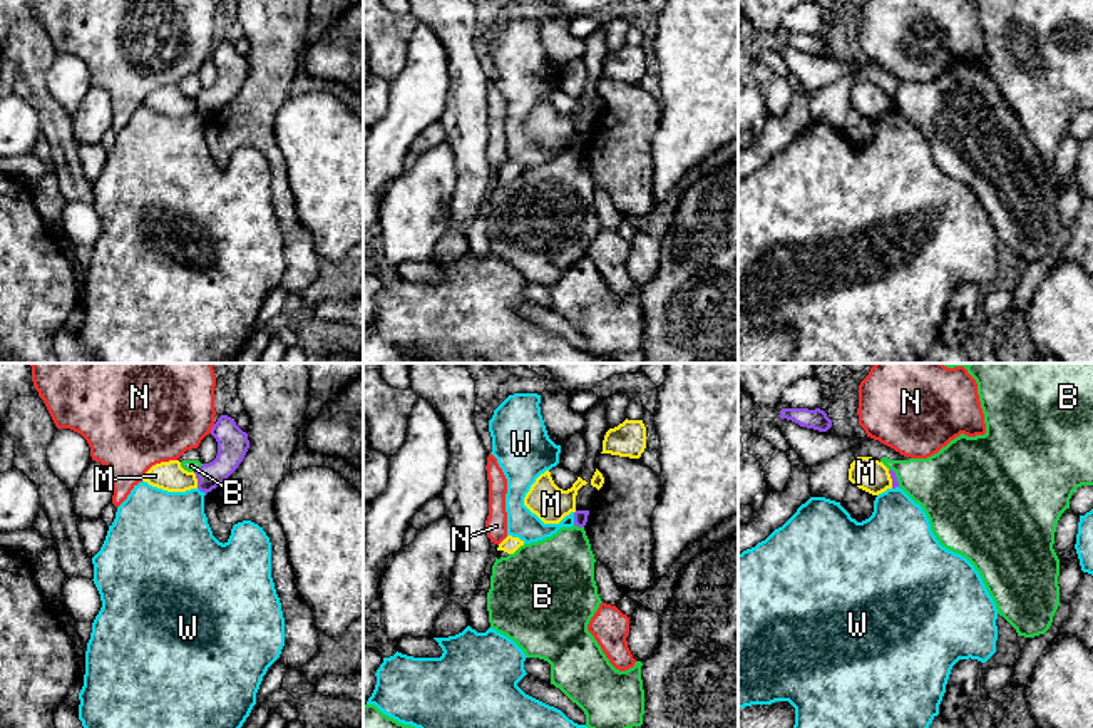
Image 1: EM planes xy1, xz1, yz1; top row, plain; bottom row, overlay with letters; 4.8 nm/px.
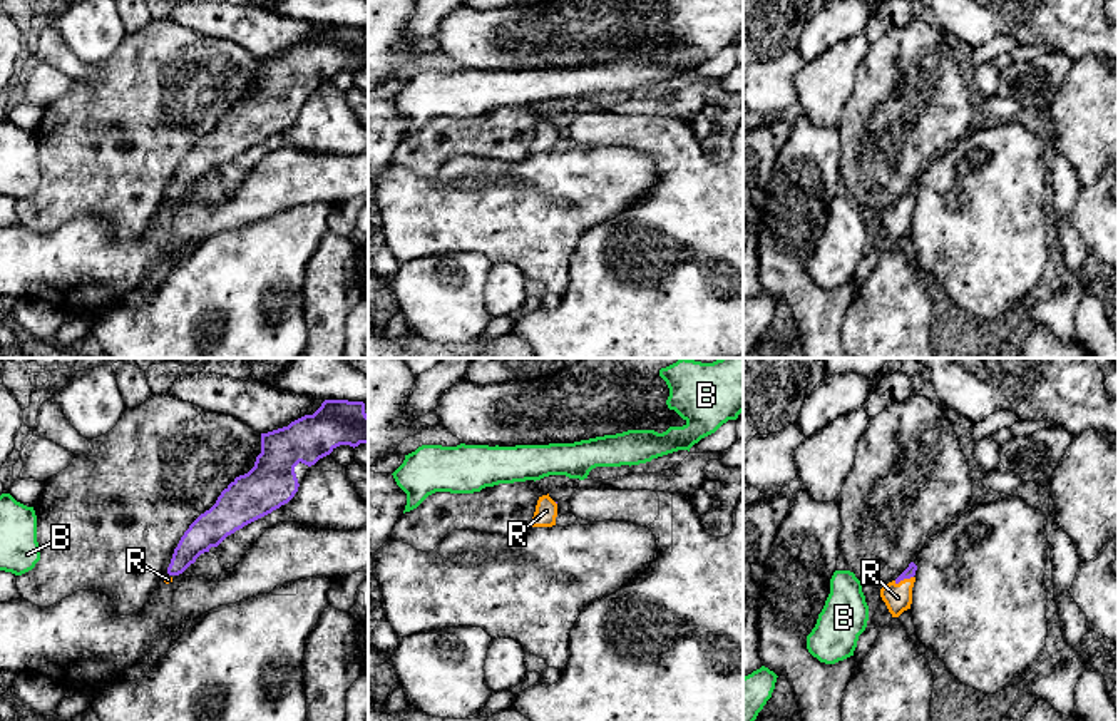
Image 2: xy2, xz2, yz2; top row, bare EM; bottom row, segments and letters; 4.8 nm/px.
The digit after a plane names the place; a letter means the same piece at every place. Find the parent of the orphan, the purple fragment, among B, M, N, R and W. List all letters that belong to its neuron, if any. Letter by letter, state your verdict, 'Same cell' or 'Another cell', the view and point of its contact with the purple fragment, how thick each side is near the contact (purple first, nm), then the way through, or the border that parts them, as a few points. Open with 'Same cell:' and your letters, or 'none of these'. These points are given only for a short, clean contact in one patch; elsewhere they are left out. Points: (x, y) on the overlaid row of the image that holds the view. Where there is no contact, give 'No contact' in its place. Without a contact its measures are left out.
Same cell: R
B: Another cell. Touches purple at xz1 (579, 526). Thickness 60 nm (purple) against 360 nm
M: Another cell. Touches purple at xy1 (198, 481). Thickness 150 nm (purple) against 140 nm
N: Another cell. Touches purple at xy1 (211, 429). Thickness 150 nm (purple) against 460 nm
R: Same cell. Touches purple at yz2 (902, 579). Thickness 50 nm (purple) against 140 nm. Path across: yz2 (909, 572), (902, 579), (897, 598)
W: Another cell. Touches purple at xz1 (574, 519). Thickness 60 nm (purple) against 140 nm. Boundary: xz1 (573, 512), (574, 524)

